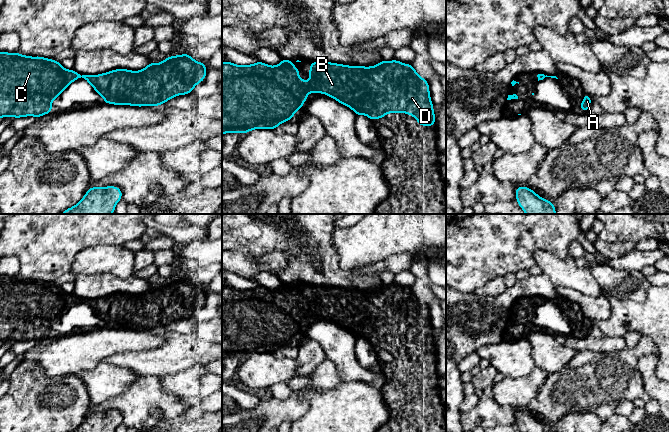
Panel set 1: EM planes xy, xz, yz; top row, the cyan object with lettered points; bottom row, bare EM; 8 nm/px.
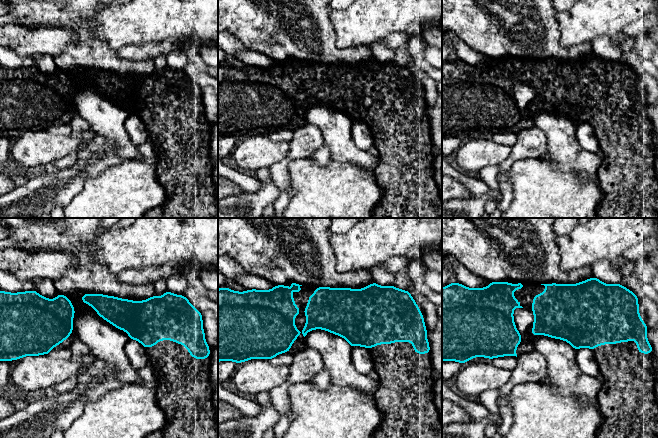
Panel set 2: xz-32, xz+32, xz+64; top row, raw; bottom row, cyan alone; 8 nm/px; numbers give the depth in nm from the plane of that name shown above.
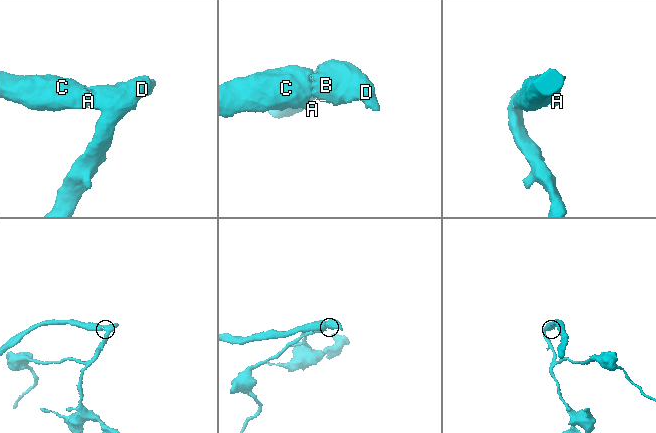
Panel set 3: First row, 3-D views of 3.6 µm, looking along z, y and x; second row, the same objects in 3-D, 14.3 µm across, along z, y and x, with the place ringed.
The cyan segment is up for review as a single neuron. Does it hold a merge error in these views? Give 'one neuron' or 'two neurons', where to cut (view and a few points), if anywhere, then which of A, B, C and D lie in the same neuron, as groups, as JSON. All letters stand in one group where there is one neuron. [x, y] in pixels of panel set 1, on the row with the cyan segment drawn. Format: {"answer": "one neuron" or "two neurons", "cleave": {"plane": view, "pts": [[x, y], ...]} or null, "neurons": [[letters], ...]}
{"answer": "one neuron", "cleave": null, "neurons": [["A", "B", "C", "D"]]}

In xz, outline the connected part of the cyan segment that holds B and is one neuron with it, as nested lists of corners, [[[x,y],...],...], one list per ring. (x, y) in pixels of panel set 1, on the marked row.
[[[395,58],[390,61],[386,62],[381,59],[381,62],[378,65],[365,67],[365,66],[349,66],[344,64],[337,64],[332,62],[315,62],[311,61],[310,68],[309,68],[309,76],[311,77],[310,80],[307,82],[302,80],[299,77],[299,68],[294,67],[292,64],[292,60],[283,59],[277,66],[270,66],[268,64],[265,64],[261,61],[257,61],[254,64],[251,65],[236,65],[234,63],[229,62],[228,60],[222,63],[222,134],[227,133],[239,133],[239,134],[245,134],[250,132],[254,129],[278,129],[278,126],[280,123],[288,122],[291,120],[291,118],[294,116],[294,114],[304,106],[304,101],[309,100],[309,97],[307,96],[307,93],[322,93],[325,94],[333,99],[335,99],[337,102],[351,108],[355,116],[357,117],[360,114],[366,115],[369,119],[378,120],[384,116],[386,116],[388,113],[397,113],[402,112],[403,114],[410,114],[412,117],[415,117],[417,119],[417,123],[419,126],[435,126],[435,113],[433,109],[433,103],[431,101],[430,97],[430,89],[428,81],[424,78],[422,78],[414,69],[412,64],[405,64],[402,62],[399,62]]]

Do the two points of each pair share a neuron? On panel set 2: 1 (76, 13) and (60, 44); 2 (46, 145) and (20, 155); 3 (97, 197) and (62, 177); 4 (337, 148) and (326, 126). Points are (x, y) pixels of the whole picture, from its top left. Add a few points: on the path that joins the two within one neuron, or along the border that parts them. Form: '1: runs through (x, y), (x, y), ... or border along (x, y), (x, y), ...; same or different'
1: border along (44, 27), (67, 28), (74, 34), (76, 42); different
2: runs through (40, 148), (26, 151); same
3: border along (100, 173), (89, 177), (83, 188), (66, 205); different
4: runs through (337, 143), (337, 137), (331, 131); same

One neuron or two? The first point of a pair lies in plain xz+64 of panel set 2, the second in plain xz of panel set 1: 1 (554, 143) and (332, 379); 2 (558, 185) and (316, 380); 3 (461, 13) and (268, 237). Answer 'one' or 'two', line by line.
1: two
2: two
3: one

